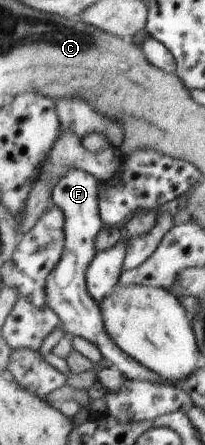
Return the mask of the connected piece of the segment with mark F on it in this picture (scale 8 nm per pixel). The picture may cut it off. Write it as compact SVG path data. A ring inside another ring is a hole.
M72 169L69 170L66 173L66 176L58 183L58 186L54 189L53 192L53 201L55 202L56 207L60 207L62 209L62 212L65 214L65 252L64 256L62 257L62 260L60 264L53 270L52 273L48 275L47 283L46 283L46 292L48 294L49 298L49 306L54 309L54 312L58 314L59 318L61 319L60 326L62 327L62 330L65 332L66 335L74 338L74 337L80 337L85 338L86 340L89 340L92 342L92 344L95 344L103 354L103 357L106 358L106 360L110 360L112 365L116 365L120 372L126 376L128 379L134 379L135 381L148 381L151 383L160 383L160 384L166 384L172 382L168 382L168 380L165 380L165 378L162 378L162 375L160 373L157 373L156 371L150 370L147 366L144 366L141 362L138 362L132 355L126 354L124 350L122 350L116 342L114 342L114 339L108 334L108 331L106 330L105 324L104 324L104 317L101 311L101 306L98 302L96 302L95 298L90 294L90 291L87 287L87 270L90 268L90 265L93 263L93 260L96 258L97 255L97 246L96 246L96 239L97 236L100 234L100 231L104 228L105 224L103 223L103 220L101 219L101 210L99 209L99 195L100 195L100 188L99 188L99 180L92 176L88 171L83 171L82 169Z

